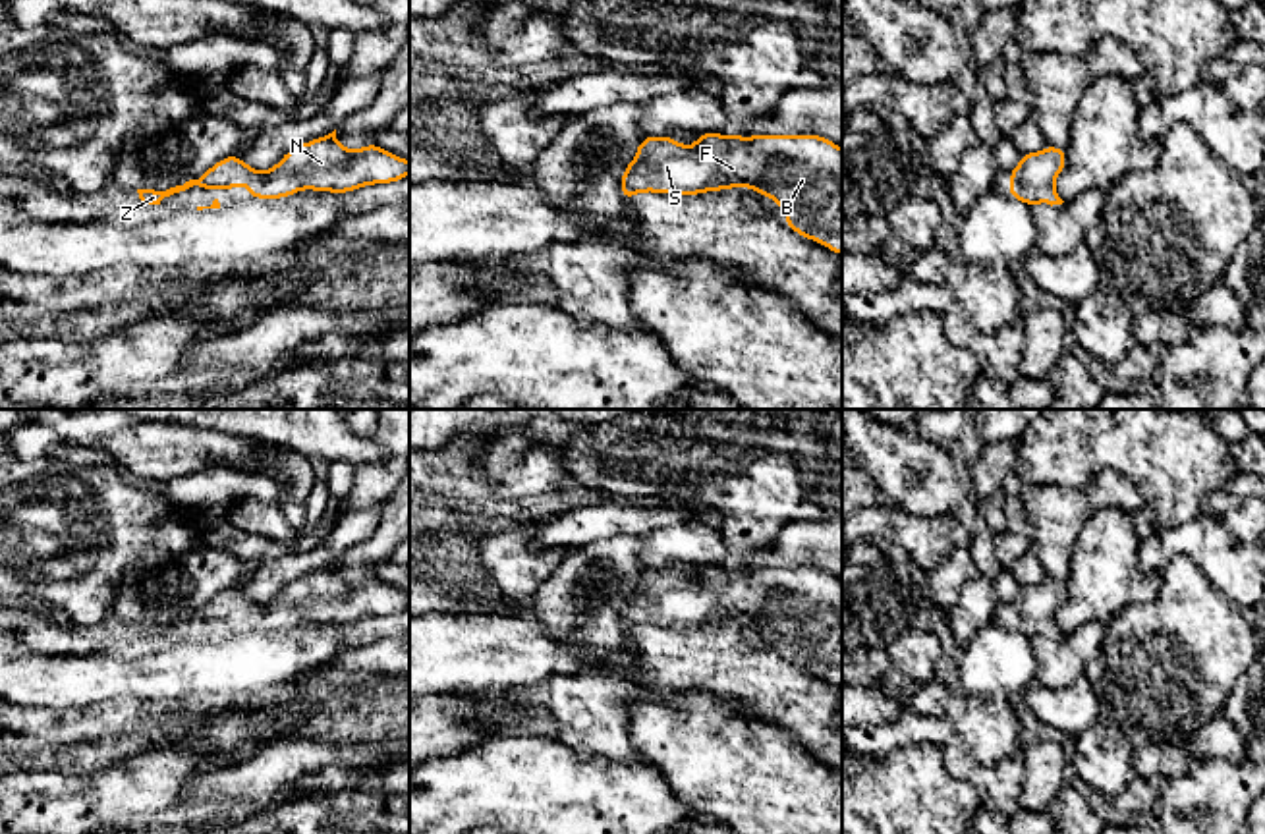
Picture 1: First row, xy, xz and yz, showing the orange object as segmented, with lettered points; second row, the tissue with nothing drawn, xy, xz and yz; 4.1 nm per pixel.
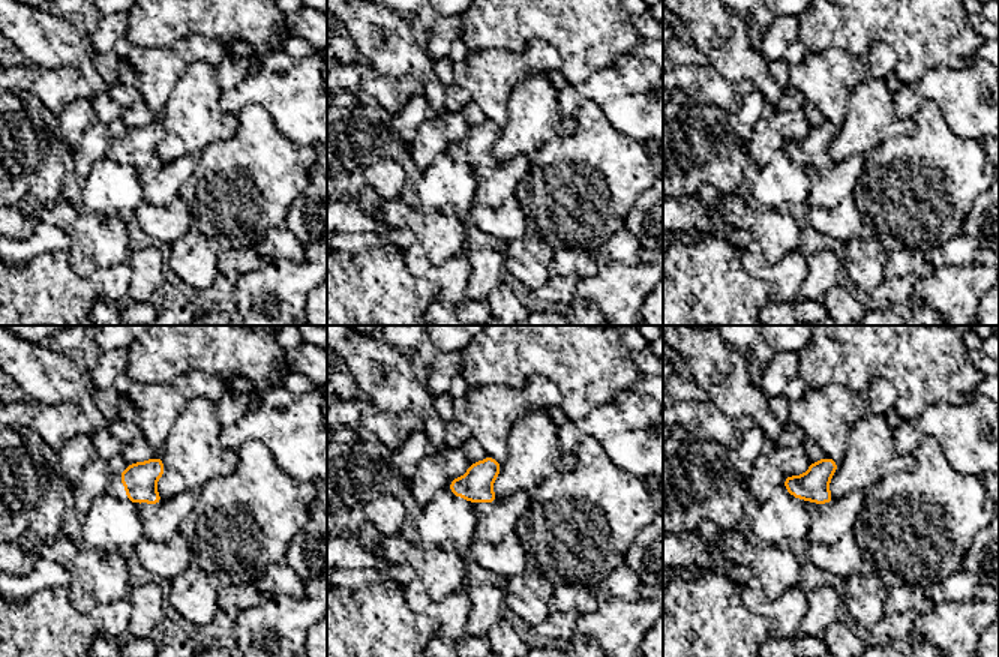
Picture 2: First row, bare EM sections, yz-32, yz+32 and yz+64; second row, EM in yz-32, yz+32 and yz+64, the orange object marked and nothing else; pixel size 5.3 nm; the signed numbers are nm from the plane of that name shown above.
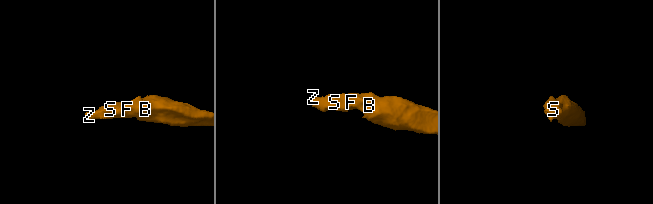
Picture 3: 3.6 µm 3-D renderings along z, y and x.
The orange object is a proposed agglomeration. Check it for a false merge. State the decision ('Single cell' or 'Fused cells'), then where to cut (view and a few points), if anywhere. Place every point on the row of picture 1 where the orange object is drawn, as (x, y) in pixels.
Single cell. No split

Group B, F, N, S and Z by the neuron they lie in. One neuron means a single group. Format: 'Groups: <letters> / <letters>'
Groups: B F N S Z

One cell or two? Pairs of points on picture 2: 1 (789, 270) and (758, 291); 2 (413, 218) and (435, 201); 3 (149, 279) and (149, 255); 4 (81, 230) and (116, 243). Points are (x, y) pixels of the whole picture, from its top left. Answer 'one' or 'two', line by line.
1: two
2: two
3: one
4: one

